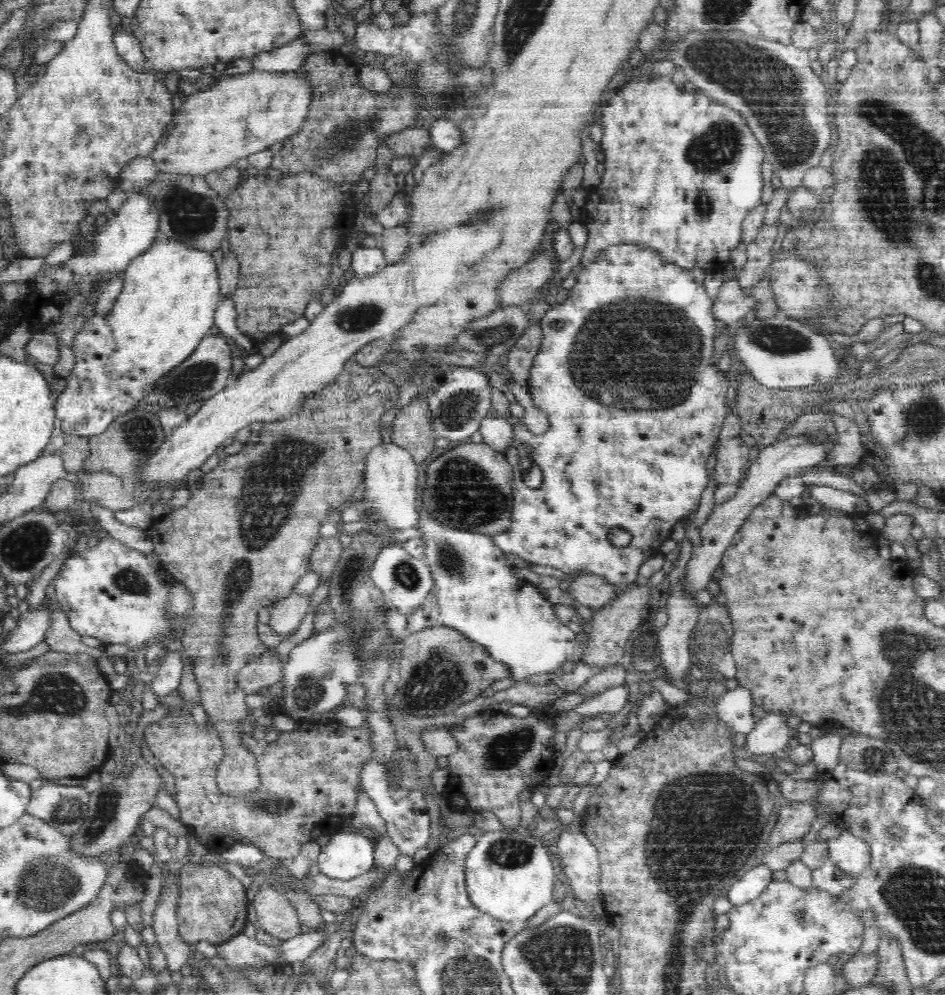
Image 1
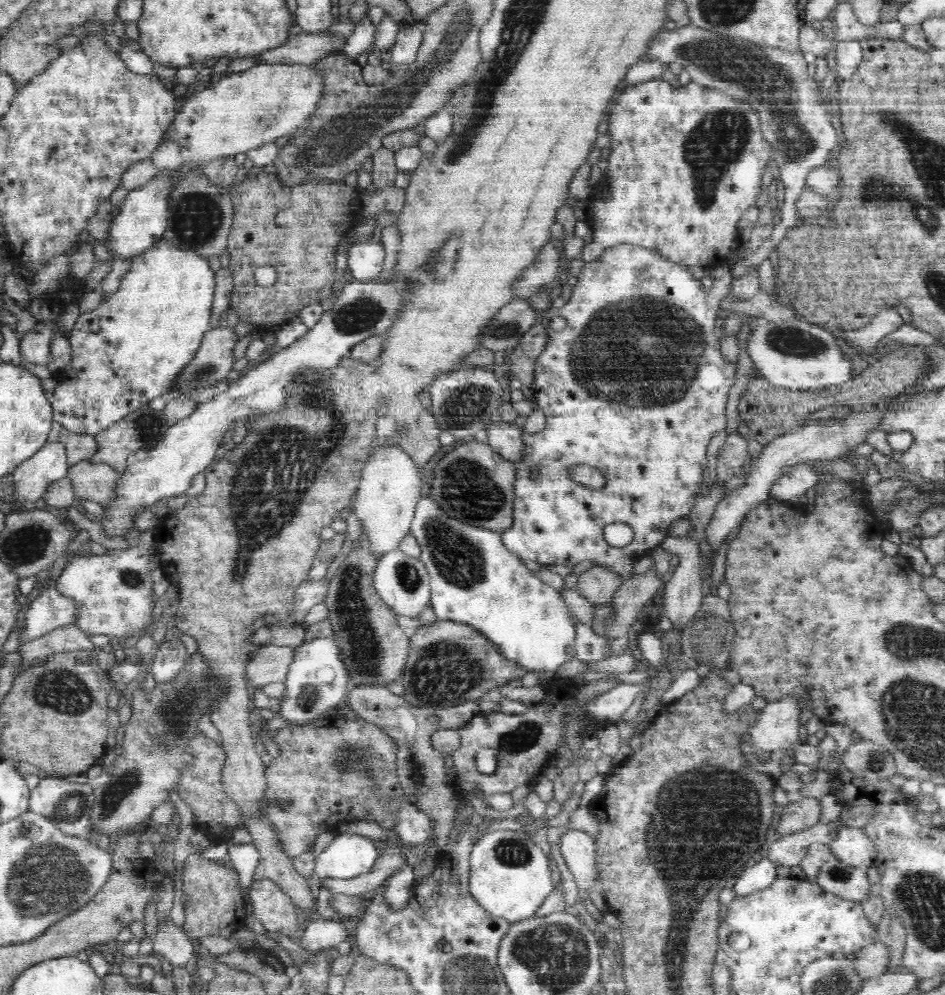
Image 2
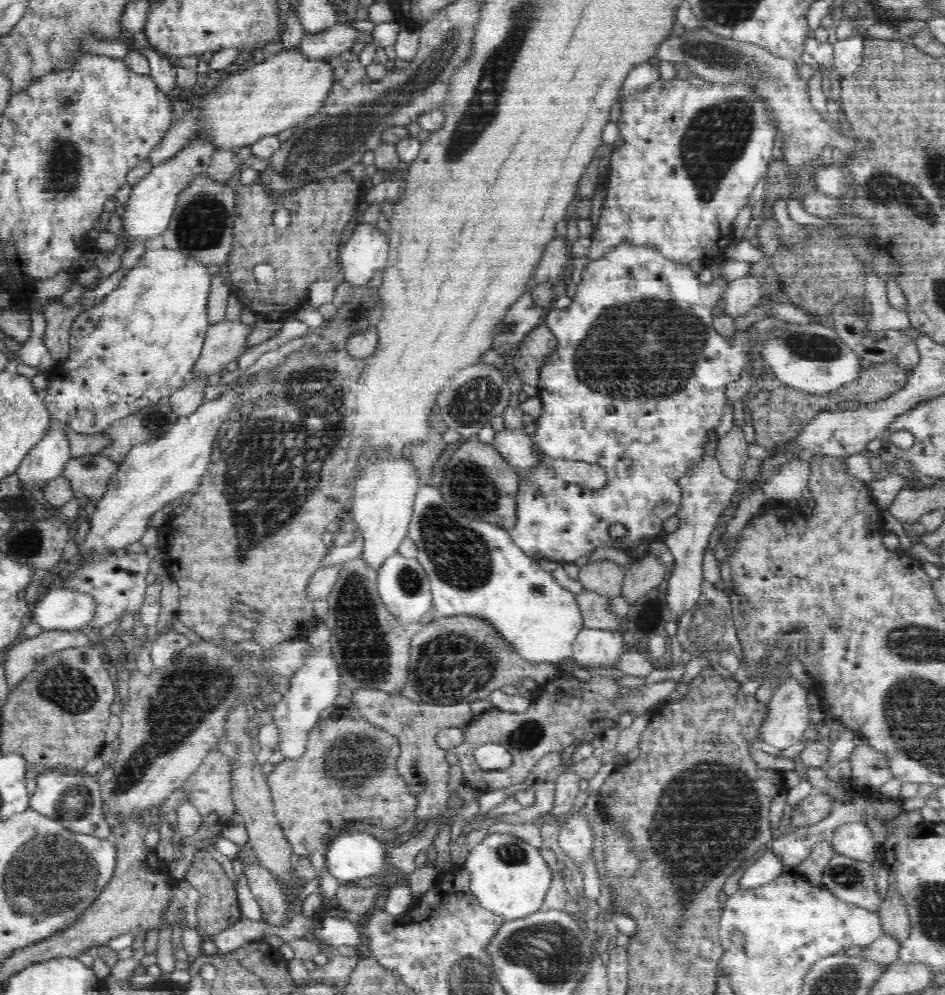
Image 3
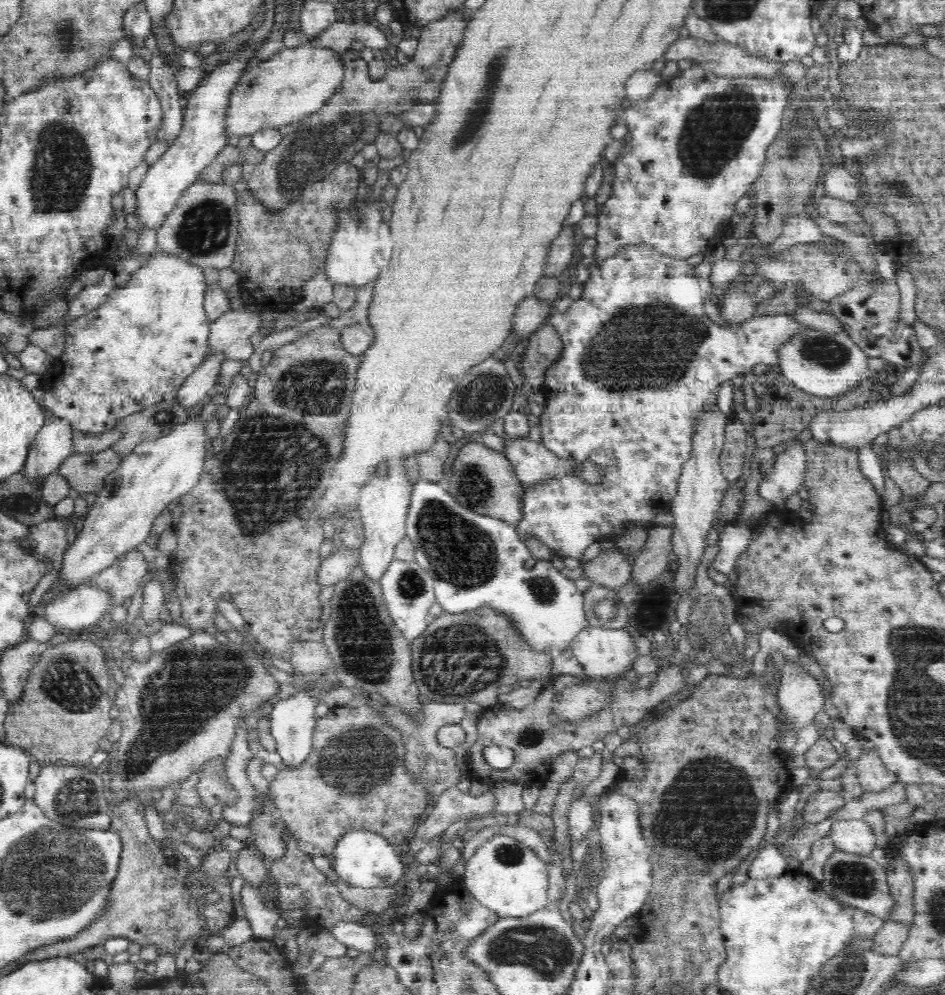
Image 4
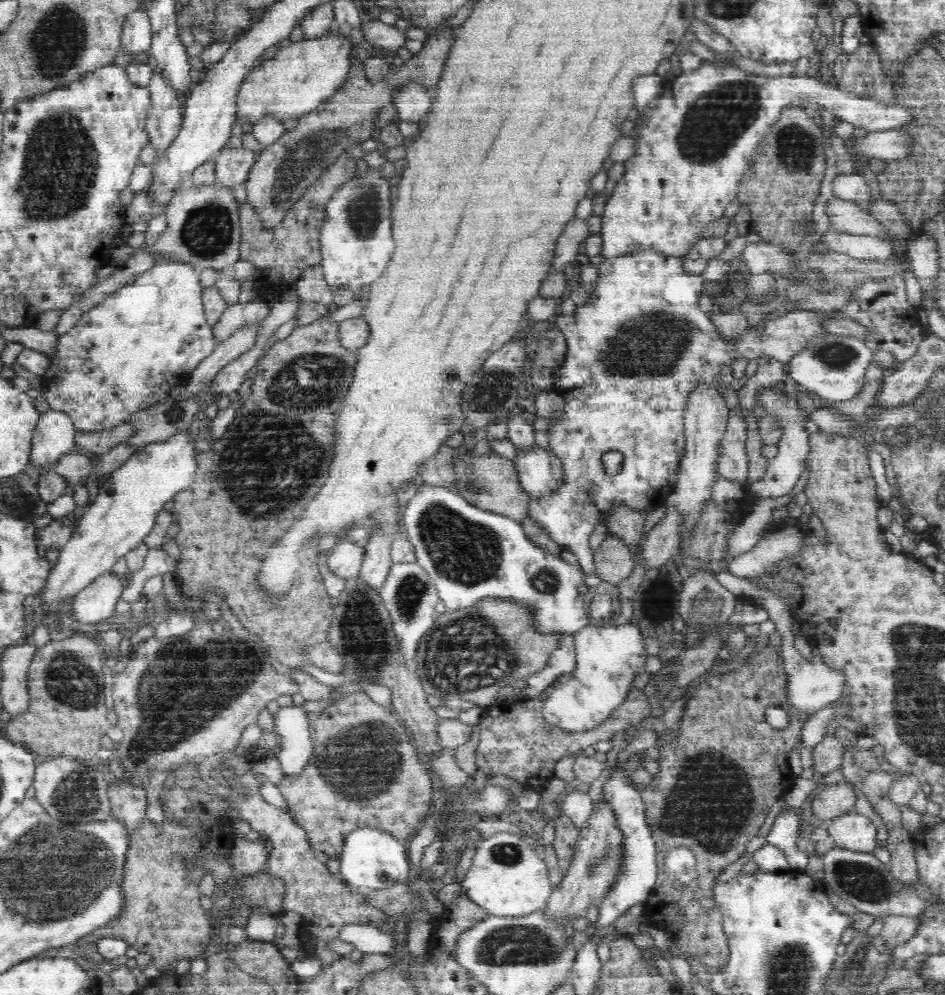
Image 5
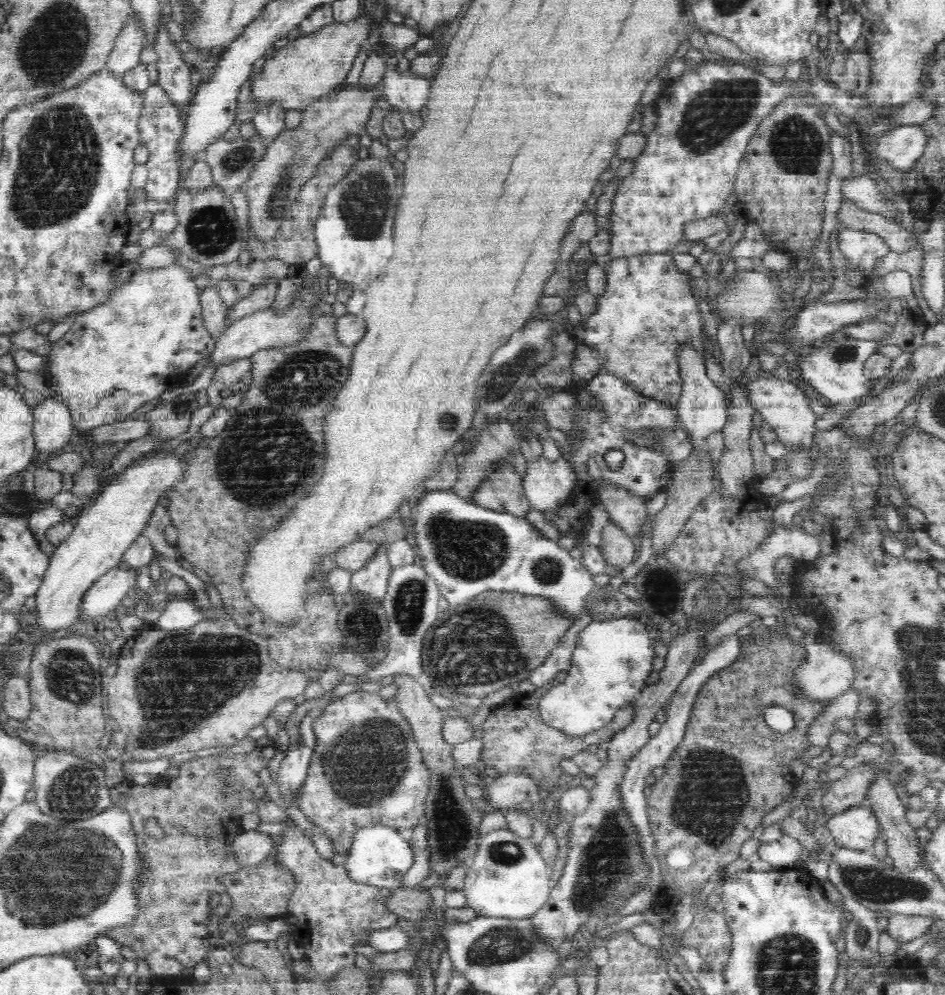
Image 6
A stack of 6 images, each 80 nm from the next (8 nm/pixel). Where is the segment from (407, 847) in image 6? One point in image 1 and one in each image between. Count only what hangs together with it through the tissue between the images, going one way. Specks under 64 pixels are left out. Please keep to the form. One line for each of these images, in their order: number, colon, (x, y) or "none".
1: (346, 855)
2: (348, 855)
3: (354, 856)
4: (363, 858)
5: (372, 858)

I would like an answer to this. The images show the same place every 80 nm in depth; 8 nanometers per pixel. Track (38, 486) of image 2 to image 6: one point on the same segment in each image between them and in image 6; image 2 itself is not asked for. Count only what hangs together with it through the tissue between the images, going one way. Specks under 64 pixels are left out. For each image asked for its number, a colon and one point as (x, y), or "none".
3: (47, 460)
4: (54, 442)
5: (54, 436)
6: (53, 426)

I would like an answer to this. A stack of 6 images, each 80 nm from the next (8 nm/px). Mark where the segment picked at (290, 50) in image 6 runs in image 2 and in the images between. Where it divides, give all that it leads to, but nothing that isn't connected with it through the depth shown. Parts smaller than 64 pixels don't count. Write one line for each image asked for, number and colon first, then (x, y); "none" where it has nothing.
2: (243, 110)
3: (267, 98)
4: (295, 82)
5: (298, 78)

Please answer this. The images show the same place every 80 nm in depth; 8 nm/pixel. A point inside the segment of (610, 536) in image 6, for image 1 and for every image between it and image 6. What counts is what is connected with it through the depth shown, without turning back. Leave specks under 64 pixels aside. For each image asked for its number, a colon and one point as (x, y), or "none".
1: (593, 591)
2: (598, 585)
3: (605, 578)
4: (611, 569)
5: (613, 563)

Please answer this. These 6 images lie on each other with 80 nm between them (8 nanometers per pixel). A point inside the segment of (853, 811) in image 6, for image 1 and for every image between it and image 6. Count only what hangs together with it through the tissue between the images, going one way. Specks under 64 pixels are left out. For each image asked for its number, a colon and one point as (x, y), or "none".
1: (852, 853)
2: (853, 845)
3: (855, 839)
4: (855, 836)
5: (852, 831)

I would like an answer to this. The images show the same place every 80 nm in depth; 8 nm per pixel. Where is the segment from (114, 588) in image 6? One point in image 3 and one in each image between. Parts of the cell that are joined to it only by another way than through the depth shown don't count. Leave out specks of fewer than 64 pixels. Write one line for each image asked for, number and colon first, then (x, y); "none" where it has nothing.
3: (60, 608)
4: (81, 607)
5: (95, 603)

